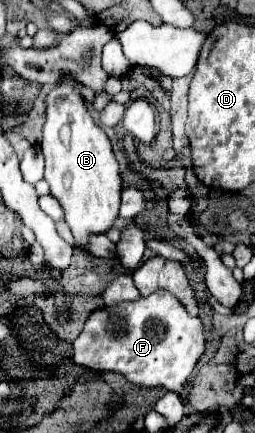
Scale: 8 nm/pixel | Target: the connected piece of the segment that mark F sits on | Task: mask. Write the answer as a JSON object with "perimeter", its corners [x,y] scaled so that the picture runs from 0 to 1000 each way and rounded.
{"perimeter":[[[616,670],[522,697],[475,697],[357,721],[325,767],[286,790],[286,813],[294,813],[286,831],[310,845],[333,845],[373,859],[459,859],[522,887],[639,891],[718,915],[733,905],[733,882],[749,878],[757,855],[804,813],[804,758],[796,744],[780,734],[757,734],[733,721],[733,711],[694,688],[678,688],[655,670]]]}

